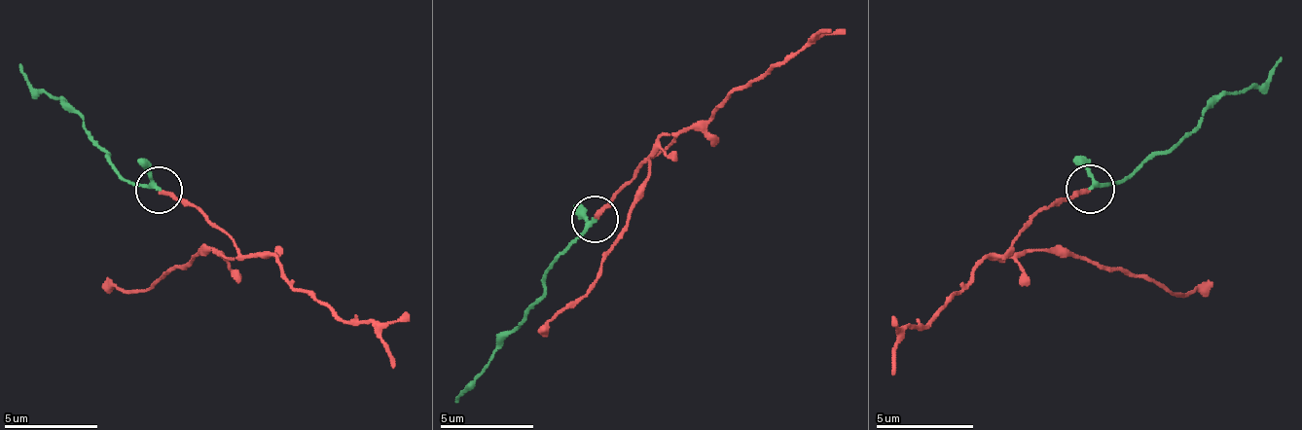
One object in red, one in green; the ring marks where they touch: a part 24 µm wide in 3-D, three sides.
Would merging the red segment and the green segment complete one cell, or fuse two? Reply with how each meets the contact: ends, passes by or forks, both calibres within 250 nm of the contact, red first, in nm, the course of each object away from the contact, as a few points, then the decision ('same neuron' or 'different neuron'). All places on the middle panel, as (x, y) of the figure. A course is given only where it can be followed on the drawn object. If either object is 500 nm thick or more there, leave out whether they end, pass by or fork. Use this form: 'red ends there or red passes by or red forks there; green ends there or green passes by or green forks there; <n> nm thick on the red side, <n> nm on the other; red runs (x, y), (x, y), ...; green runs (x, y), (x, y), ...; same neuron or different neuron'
red ends there; green passes by; 240 nm thick on the red side, 200 nm on the other; red runs (596, 220), (632, 173), (670, 140), (670, 136), (652, 160), (637, 201), (600, 276), (558, 314), (544, 338); green runs (596, 220), (544, 276), (544, 300), (497, 346), (474, 384), (454, 403); same neuron

